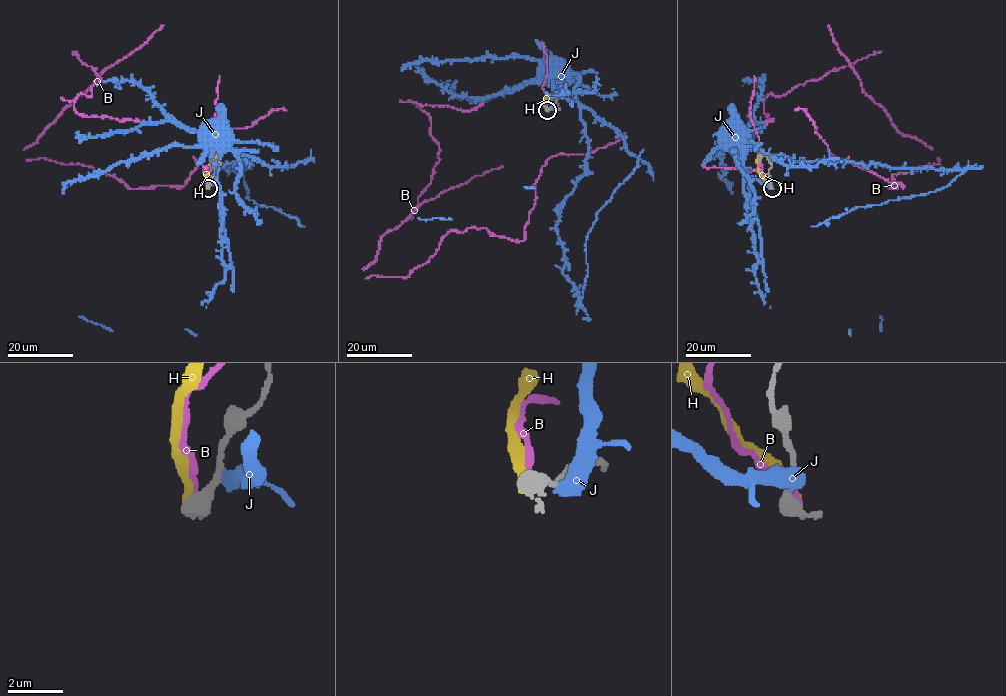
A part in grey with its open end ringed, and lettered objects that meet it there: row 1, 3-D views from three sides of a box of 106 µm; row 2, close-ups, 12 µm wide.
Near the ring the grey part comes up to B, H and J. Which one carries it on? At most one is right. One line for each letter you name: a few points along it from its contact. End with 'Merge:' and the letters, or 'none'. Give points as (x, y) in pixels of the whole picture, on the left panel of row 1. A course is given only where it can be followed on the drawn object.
Merge: none

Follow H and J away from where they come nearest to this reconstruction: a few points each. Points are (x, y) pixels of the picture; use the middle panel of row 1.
H: (545, 109), (545, 99), (549, 95), (556, 96)
J: (550, 109), (556, 82), (577, 103), (589, 146), (556, 227), (579, 303), (588, 232), (643, 149)

